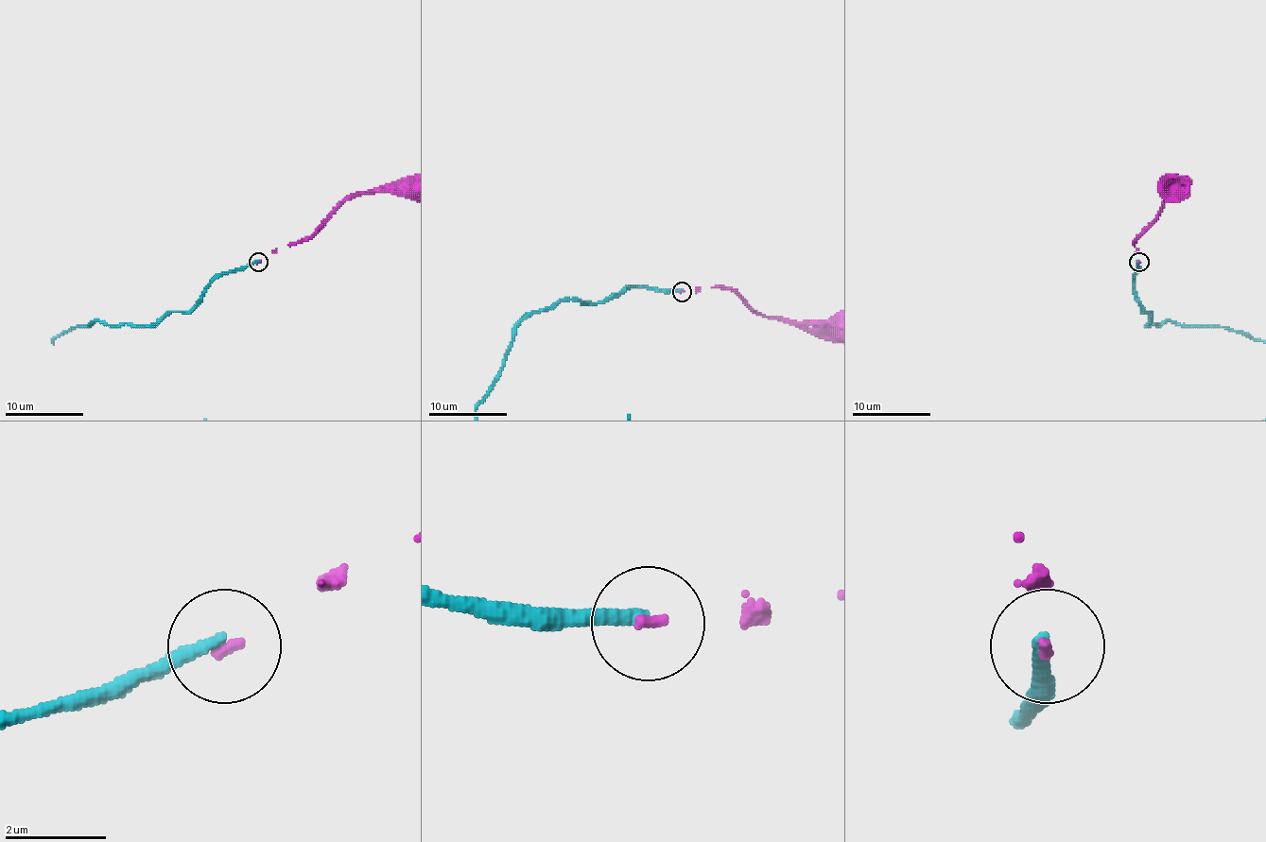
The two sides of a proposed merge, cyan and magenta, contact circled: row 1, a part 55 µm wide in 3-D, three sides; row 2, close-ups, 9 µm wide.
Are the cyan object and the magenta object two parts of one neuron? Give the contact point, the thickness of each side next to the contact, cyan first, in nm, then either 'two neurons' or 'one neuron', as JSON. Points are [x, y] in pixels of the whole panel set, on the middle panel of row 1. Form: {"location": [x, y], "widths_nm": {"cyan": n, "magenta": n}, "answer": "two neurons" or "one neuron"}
{"location": [682, 292], "widths_nm": {"cyan": 260, "magenta": 180}, "answer": "two neurons"}

